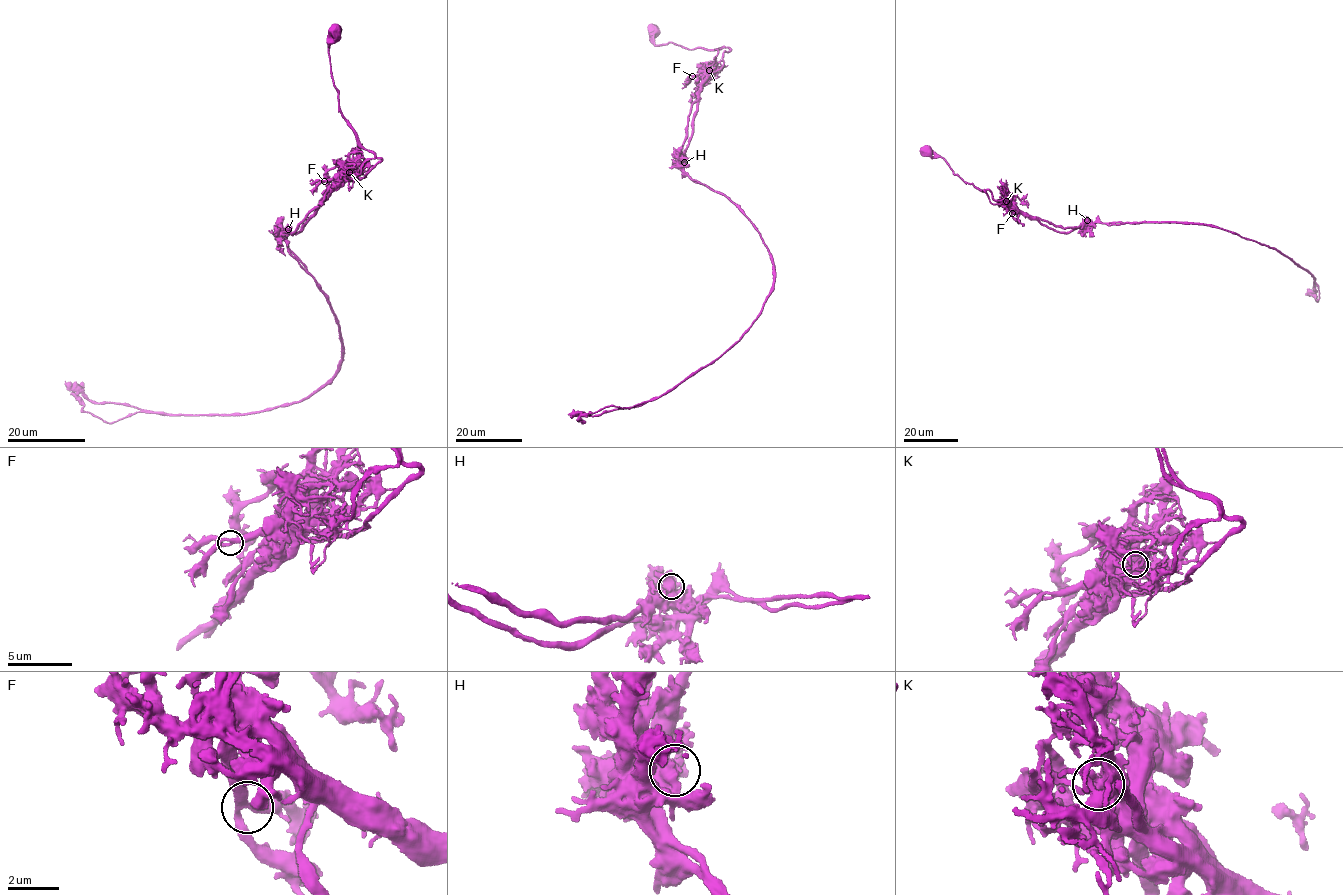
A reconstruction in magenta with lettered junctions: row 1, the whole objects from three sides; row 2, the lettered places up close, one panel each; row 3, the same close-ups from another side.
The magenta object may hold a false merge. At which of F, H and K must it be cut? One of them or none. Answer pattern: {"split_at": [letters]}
{"split_at": ["K"]}

